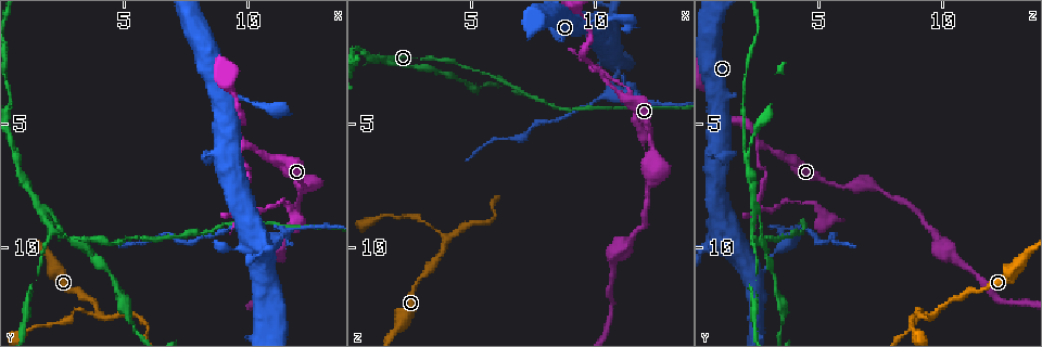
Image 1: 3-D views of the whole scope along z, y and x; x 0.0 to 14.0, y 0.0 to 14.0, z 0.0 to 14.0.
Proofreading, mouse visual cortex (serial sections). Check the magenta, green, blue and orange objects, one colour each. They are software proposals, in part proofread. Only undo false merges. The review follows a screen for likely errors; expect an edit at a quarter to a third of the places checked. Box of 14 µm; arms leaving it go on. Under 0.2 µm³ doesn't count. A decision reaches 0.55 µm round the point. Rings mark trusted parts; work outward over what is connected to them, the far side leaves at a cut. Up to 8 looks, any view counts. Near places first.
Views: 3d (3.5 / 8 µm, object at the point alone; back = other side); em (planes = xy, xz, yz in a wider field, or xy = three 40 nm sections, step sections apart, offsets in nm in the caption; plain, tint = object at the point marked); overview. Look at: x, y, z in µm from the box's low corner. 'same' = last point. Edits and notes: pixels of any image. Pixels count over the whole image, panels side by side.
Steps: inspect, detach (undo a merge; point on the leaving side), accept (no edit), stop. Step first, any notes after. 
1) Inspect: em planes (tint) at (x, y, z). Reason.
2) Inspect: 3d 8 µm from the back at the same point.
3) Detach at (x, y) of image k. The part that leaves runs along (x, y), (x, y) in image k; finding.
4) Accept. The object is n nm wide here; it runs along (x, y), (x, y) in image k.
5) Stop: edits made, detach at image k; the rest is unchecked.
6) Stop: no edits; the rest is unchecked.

Inspect: 3d 3.5 µm at (4.0, 12.7, 9.7). A fork.

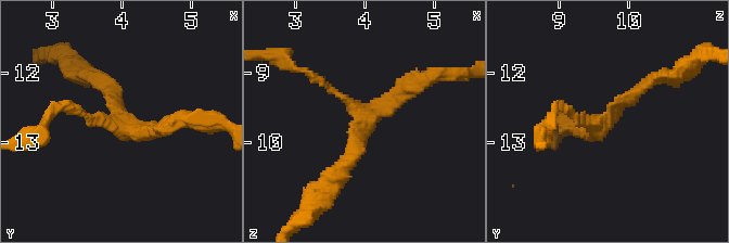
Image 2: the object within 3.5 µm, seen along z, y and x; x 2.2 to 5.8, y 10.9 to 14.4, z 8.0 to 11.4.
Inspect: em xy step 1 (tint) at (4.00, 12.70, 9.65). 3 arms meet here; the arms are 100, 200, 250 nm wide.

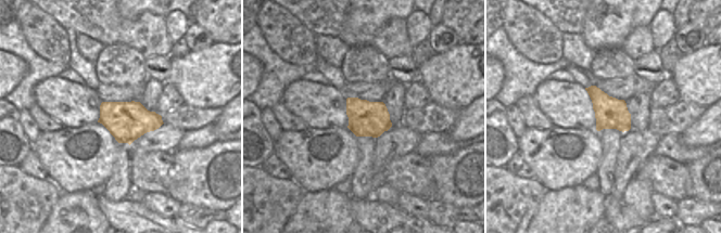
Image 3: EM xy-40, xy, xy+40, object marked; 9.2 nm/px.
Inspect: em xy step 5 (tint) at the same point. Cut it another way.

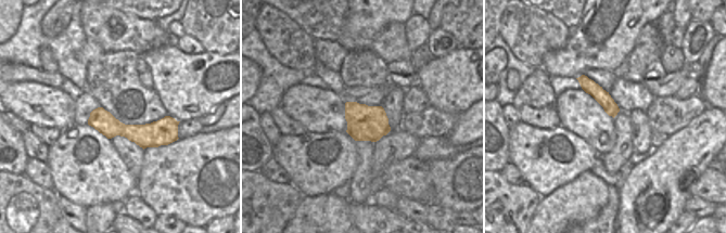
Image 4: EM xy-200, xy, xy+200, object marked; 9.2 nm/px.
Accept. All the same cell.

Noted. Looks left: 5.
Inspect: 3d 3.5 µm at (10.9, 10.9, 2.8). A narrow waist.

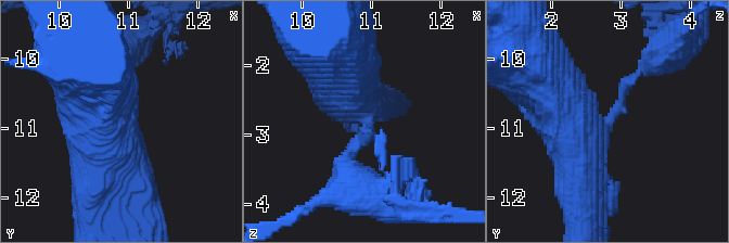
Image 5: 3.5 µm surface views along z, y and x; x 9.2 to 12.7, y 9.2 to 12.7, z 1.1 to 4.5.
Inspect: em xy step 1 (plain) at (10.90, 10.95, 2.75).

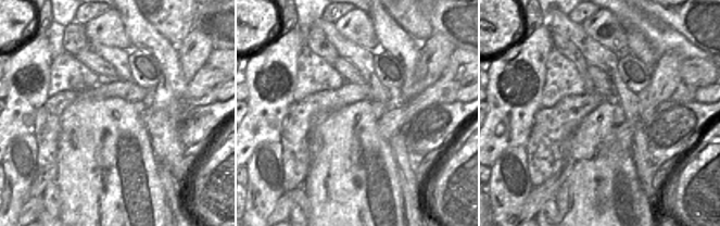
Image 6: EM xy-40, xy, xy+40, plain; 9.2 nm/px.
Inspect: em xy step 1 (tint) at the same point.

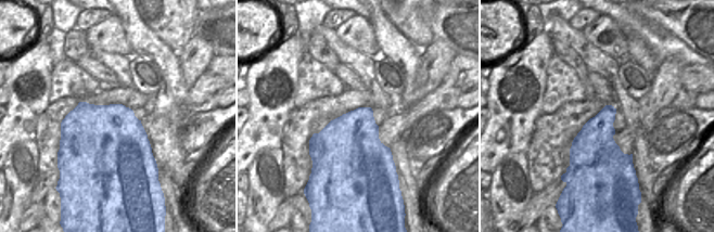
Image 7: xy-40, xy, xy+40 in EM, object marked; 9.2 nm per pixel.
Detach at (365, 138) of image 5. The part that leaves runs along (366, 128), (342, 192) in image 5; two cells meet here.

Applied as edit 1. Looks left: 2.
Inspect: 3d 3.5 µm at (10.0, 6.0, 2.8). Abrupt turn.

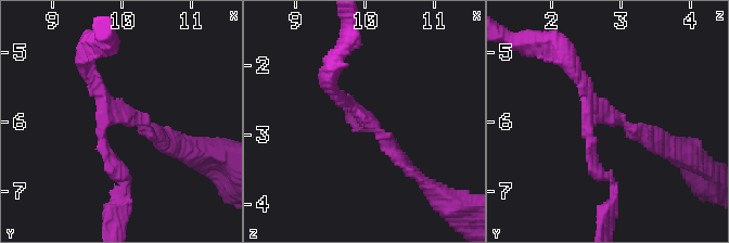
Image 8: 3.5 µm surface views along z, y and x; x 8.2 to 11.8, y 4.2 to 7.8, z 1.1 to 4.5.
Inspect: em planes (tint) at (10.05, 5.95, 2.85). 3 arms meet here; the arms are 150, 150, 200 nm wide; shape alone is not enough.

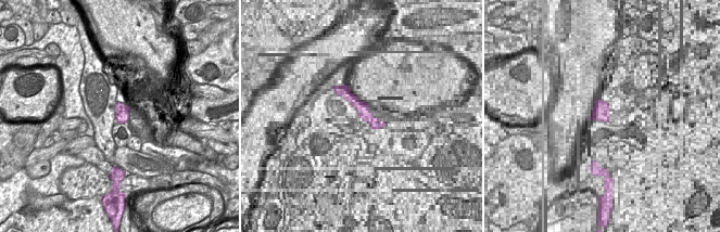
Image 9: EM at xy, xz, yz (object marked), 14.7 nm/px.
Detach at (126, 179) of image 8. The part that leaves runs along (105, 150), (125, 182), (115, 226) in image 8; a second cell is stuck on.

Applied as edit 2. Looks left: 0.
Stop: edits made, detach at image 5, detach at image 8; the rest is unchecked.

